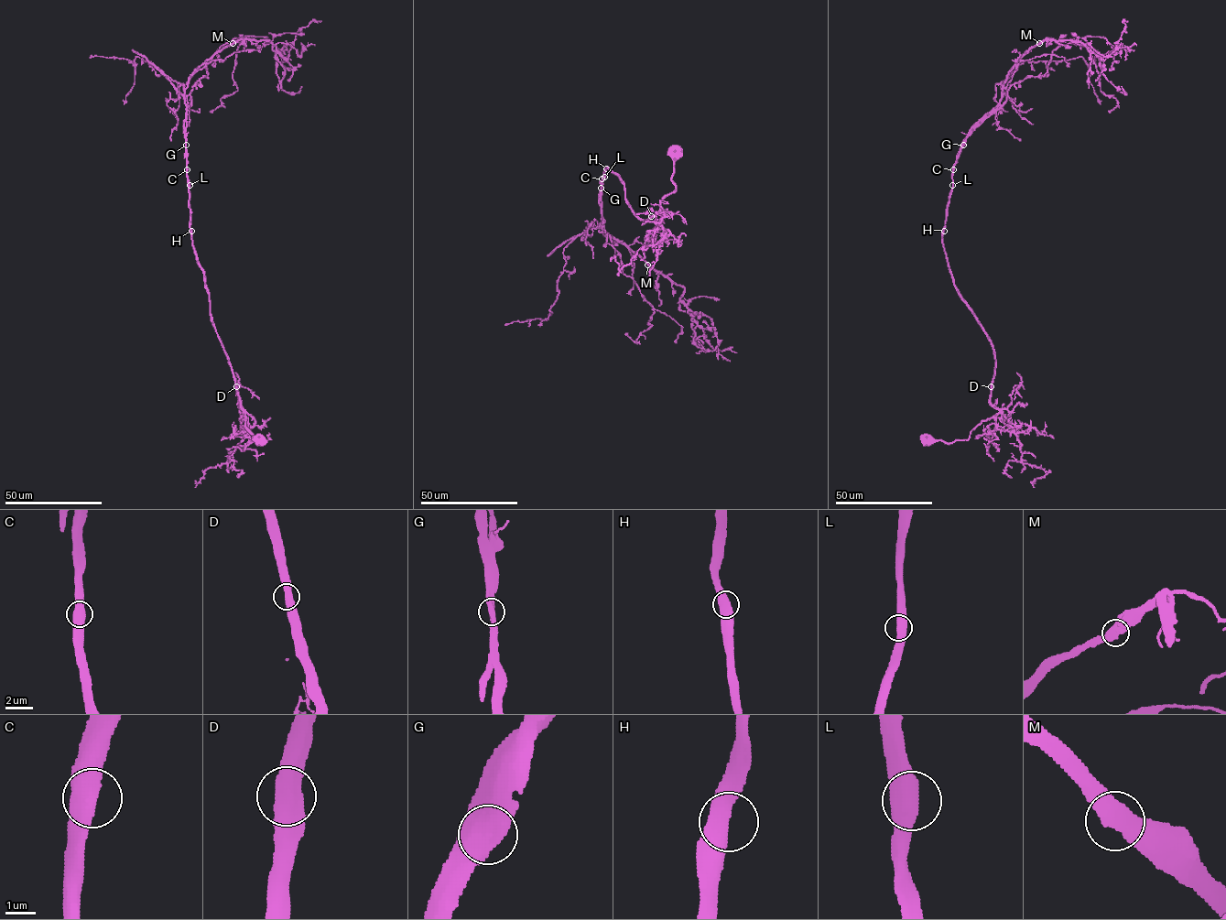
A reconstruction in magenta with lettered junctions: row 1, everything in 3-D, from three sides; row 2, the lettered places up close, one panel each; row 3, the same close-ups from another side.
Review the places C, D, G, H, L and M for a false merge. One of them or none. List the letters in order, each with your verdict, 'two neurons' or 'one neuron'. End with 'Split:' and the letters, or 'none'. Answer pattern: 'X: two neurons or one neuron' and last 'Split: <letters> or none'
C: one neuron
D: one neuron
G: two neurons
H: one neuron
L: one neuron
M: one neuron
Split: G

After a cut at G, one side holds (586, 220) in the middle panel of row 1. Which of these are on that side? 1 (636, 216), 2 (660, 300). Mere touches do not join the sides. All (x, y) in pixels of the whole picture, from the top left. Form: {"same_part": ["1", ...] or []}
{"same_part": []}

